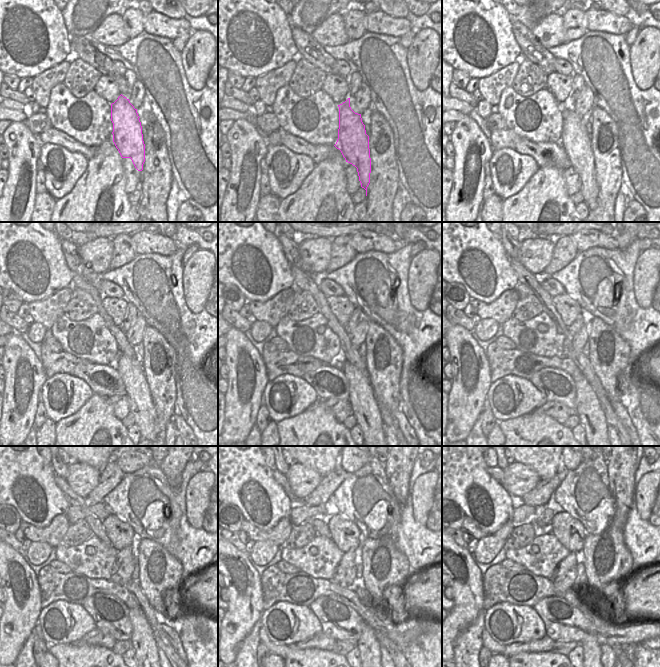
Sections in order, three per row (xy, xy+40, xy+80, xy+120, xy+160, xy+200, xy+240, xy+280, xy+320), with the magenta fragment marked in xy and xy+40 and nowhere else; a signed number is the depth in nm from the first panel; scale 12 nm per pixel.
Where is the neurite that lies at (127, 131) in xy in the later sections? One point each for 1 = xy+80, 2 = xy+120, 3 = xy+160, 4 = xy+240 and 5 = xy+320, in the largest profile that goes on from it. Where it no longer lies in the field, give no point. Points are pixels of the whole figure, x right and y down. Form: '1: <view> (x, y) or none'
1: xy+80 (575, 140)
2: xy+120 (131, 371)
3: xy+160 (361, 394)
4: xy+240 (142, 640)
5: xy+320 (591, 648)

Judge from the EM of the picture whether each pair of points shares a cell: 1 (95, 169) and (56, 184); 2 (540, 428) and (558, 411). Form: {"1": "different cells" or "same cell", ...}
{"1": "different cells", "2": "different cells"}

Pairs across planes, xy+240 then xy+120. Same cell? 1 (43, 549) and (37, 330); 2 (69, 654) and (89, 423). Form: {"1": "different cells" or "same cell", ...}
{"1": "same cell", "2": "same cell"}

